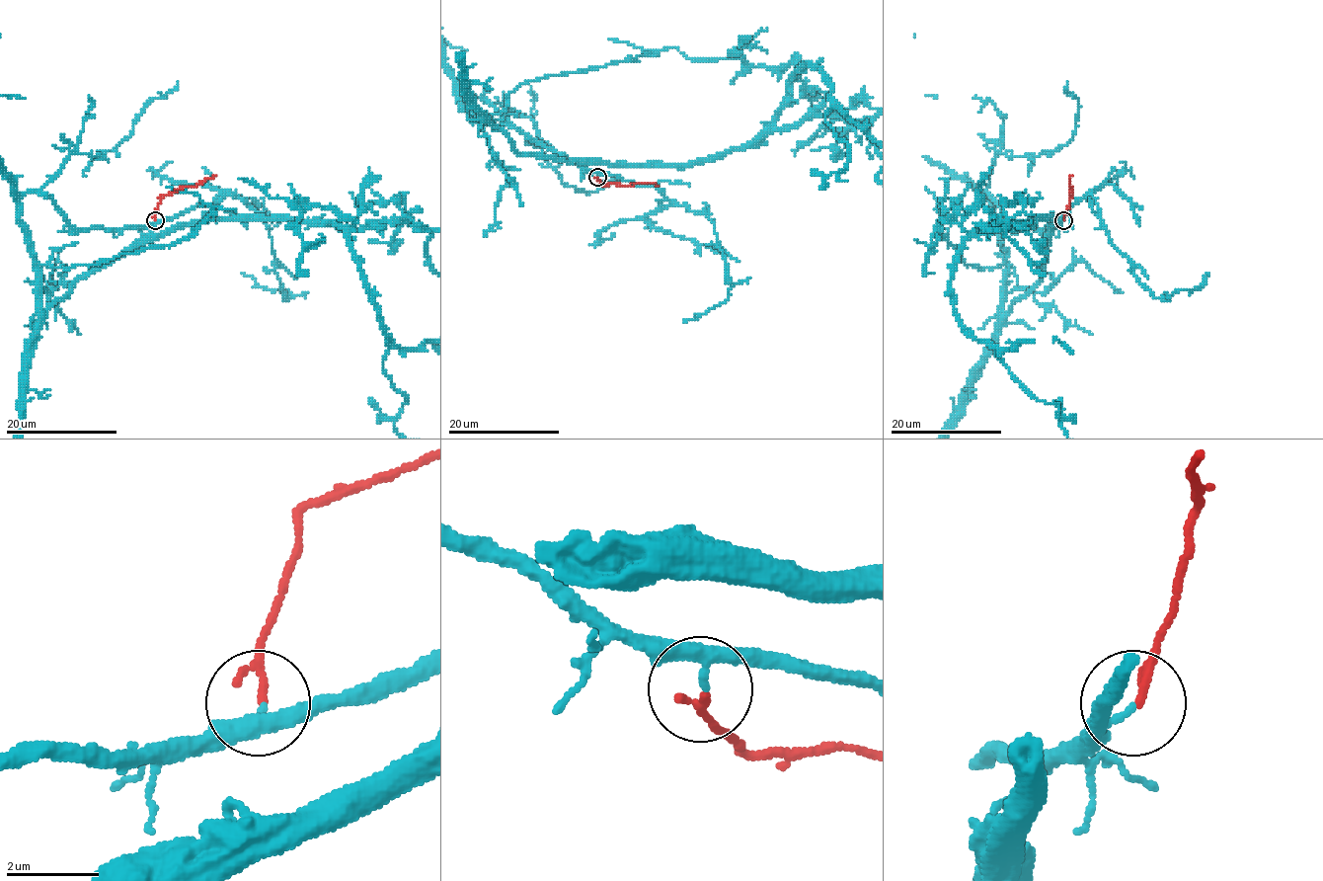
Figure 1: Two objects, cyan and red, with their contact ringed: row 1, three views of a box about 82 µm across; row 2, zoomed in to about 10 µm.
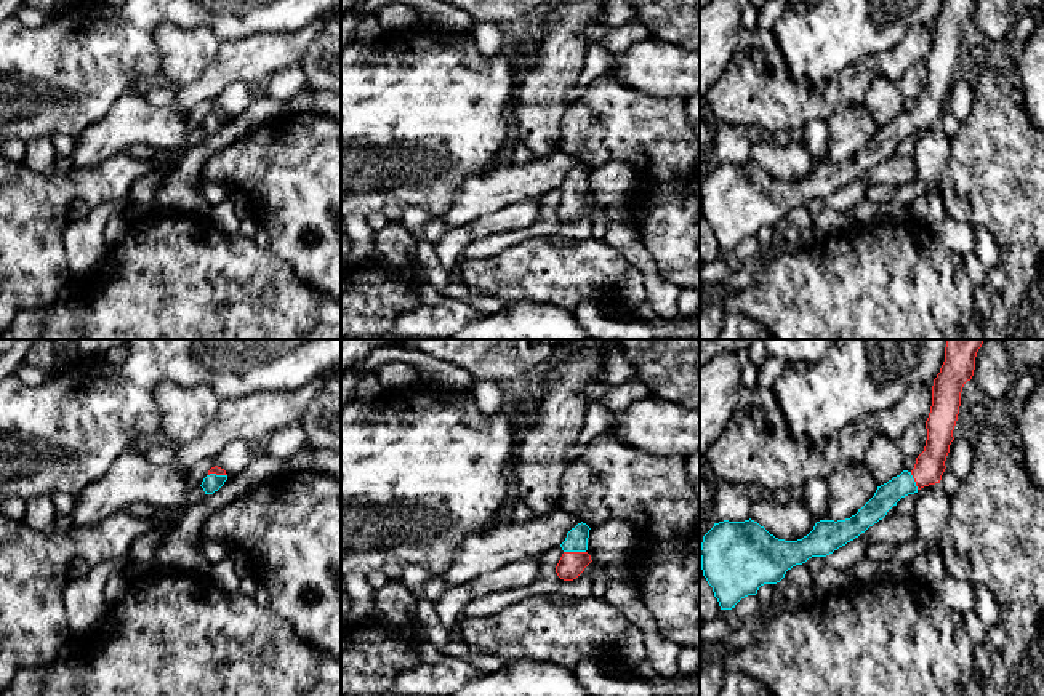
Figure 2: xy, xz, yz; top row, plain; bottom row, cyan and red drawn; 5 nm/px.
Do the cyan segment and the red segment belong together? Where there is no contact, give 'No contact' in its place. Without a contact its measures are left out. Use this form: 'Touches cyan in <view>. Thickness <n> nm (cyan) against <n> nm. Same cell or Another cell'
Touches cyan in xz. Thickness 110 nm (cyan) against 130 nm. Same cell

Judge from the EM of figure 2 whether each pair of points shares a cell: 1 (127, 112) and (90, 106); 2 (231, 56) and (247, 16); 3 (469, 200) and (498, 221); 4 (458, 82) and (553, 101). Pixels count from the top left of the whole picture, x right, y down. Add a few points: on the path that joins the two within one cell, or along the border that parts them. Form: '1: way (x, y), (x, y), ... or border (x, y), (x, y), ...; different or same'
1: border (140, 88), (124, 92), (80, 135); different
2: border (274, 32), (256, 32), (220, 44); different
3: border (524, 200), (506, 204), (466, 224); different
4: border (516, 87), (517, 111), (513, 130); different

